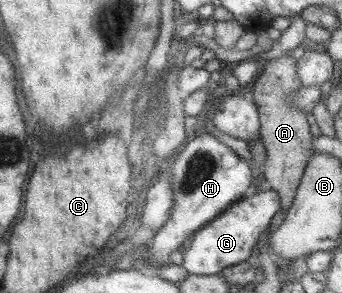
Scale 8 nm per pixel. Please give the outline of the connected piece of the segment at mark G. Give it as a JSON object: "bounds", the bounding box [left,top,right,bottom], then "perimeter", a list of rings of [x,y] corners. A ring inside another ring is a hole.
{"bounds":[181,188,280,275],"perimeter":[[[267,188],[241,197],[206,226],[192,233],[193,237],[187,251],[181,250],[181,267],[187,274],[216,275],[224,268],[245,262],[251,255],[253,246],[259,241],[259,235],[269,226],[273,215],[279,211],[280,205],[278,194]]]}

